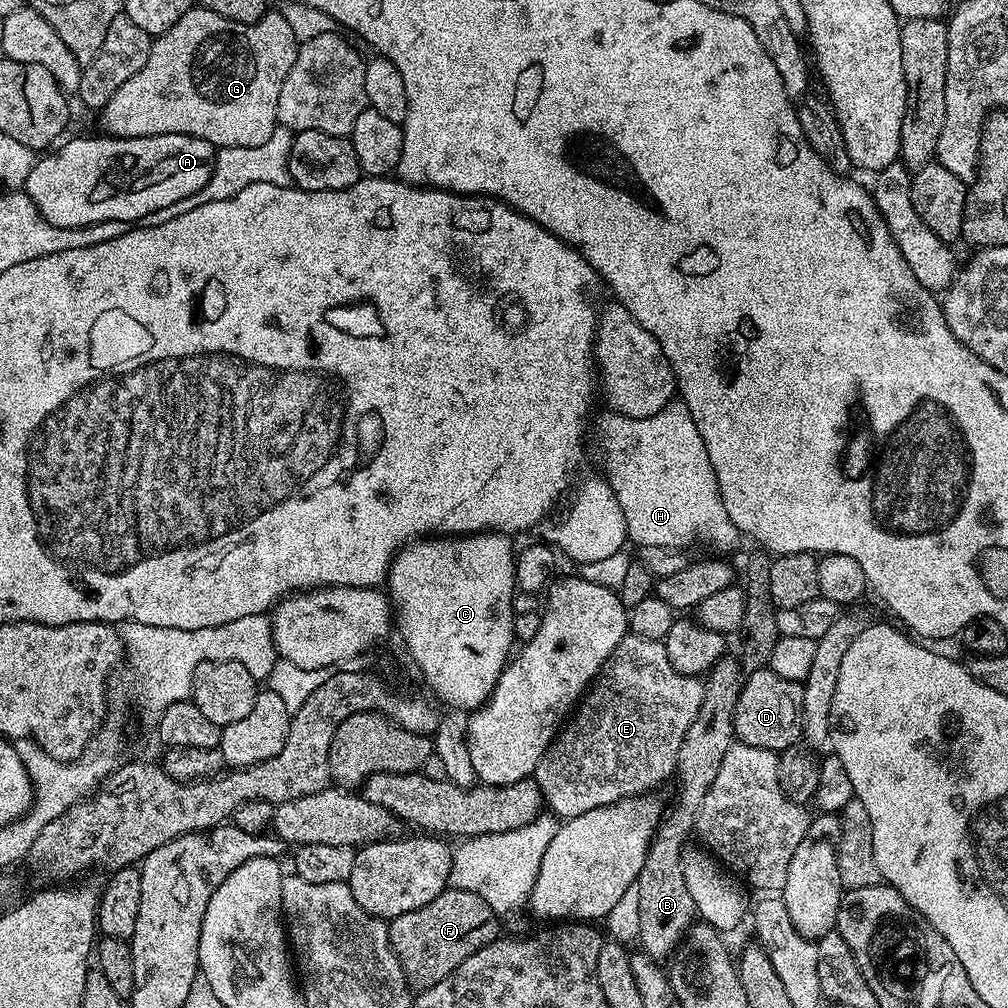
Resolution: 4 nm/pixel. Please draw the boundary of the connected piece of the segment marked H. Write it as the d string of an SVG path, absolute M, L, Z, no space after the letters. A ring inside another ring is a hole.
M673 398L664 409L648 418L630 418L617 414L607 415L600 420L600 448L604 451L605 473L603 472L603 475L618 498L618 506L622 506L622 514L626 518L626 526L628 527L629 541L639 547L662 546L684 550L688 548L687 544L692 544L695 540L705 540L706 543L713 544L716 548L735 549L740 544L739 540L742 540L742 533L736 529L734 522L730 522L730 514L726 514L726 506L722 506L722 494L718 490L718 478L714 478L714 466L710 466L710 454L706 454L706 442L702 442L702 434L698 434L698 426L694 426L694 418L690 418L690 410L684 405L684 401Z

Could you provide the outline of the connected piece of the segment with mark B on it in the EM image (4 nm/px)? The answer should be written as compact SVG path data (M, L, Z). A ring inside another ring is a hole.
M725 654L707 673L702 710L698 710L698 718L694 718L690 730L686 730L686 738L682 738L682 746L678 750L674 780L680 783L680 789L676 792L676 805L665 816L663 813L657 823L646 862L642 862L642 870L634 885L639 947L657 962L667 961L671 957L697 919L694 898L690 898L690 890L686 890L686 877L682 874L682 854L689 843L688 835L691 837L695 833L696 815L698 810L702 810L706 790L710 790L714 777L722 767L726 750L730 750L736 740L734 718L741 683L740 661L732 654Z

